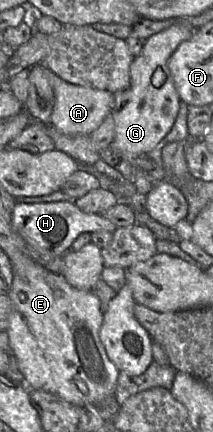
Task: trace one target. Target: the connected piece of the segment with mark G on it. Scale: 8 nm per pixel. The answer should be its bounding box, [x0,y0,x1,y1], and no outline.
[110,23,197,161]

